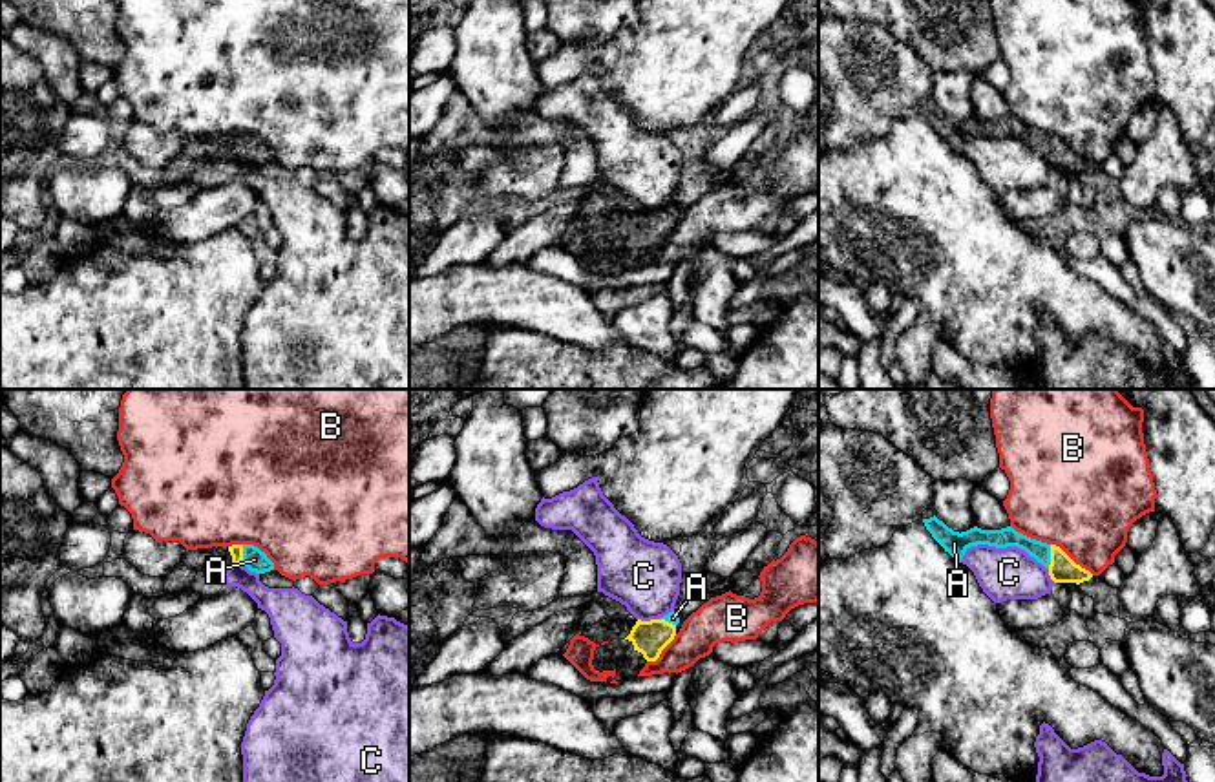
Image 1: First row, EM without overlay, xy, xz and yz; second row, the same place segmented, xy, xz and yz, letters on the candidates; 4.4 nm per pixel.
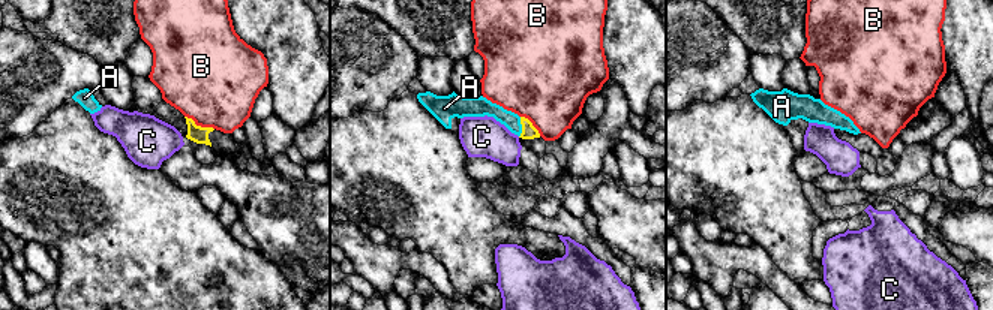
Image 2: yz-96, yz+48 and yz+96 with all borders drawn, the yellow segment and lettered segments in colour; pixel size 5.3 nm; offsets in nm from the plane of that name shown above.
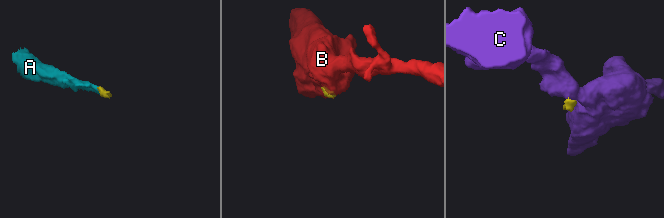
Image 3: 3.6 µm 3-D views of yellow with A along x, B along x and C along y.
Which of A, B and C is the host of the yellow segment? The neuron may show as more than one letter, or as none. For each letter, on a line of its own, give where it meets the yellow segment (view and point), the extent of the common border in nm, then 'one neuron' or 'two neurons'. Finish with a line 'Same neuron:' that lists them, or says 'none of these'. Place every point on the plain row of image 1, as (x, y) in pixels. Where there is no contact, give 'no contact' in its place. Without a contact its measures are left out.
A: contact yz (1051, 147); length 110 nm; one neuron
B: contact yz (1071, 150); length 240 nm; two neurons
C: contact xz (651, 211); length 100 nm; two neurons
Same neuron: A

